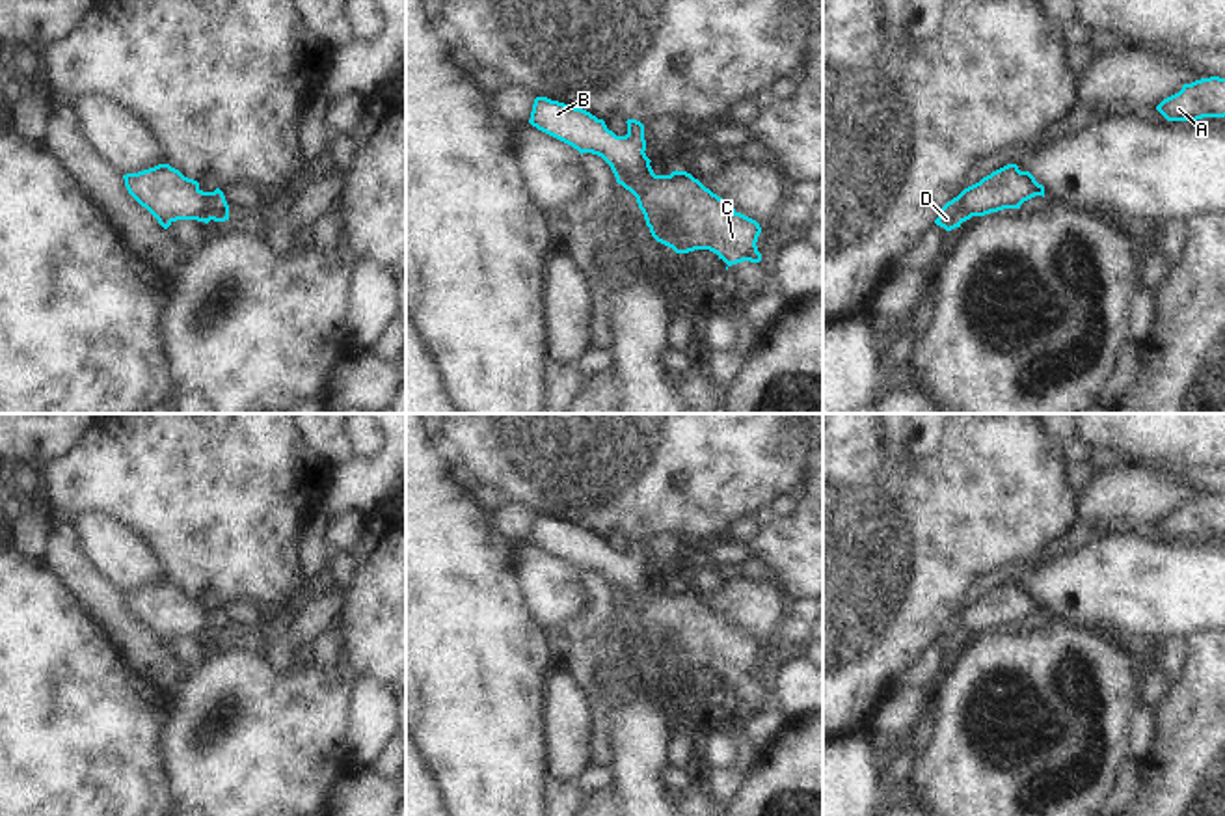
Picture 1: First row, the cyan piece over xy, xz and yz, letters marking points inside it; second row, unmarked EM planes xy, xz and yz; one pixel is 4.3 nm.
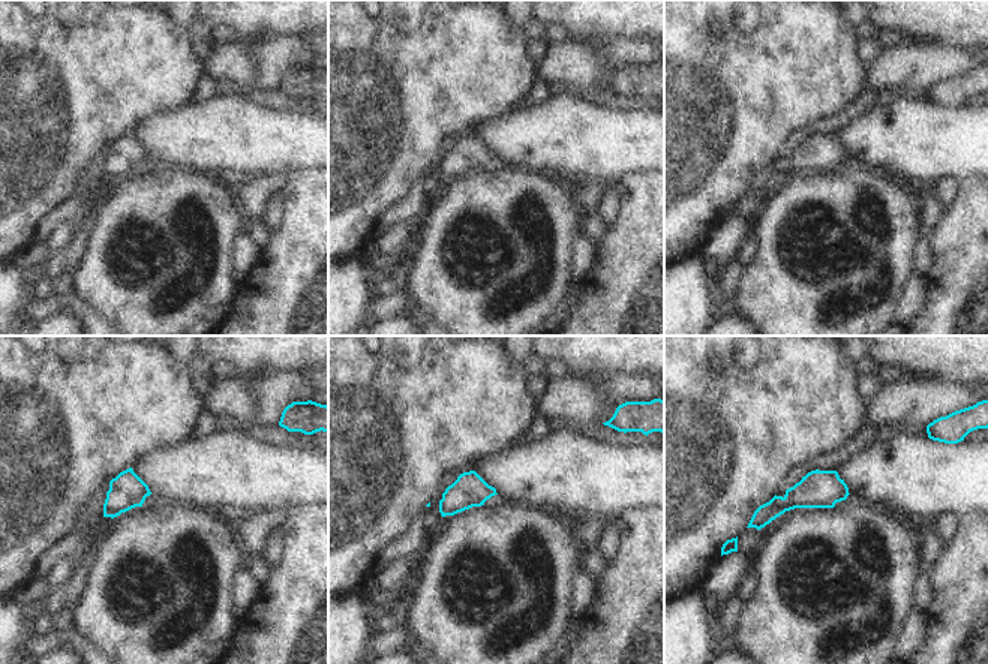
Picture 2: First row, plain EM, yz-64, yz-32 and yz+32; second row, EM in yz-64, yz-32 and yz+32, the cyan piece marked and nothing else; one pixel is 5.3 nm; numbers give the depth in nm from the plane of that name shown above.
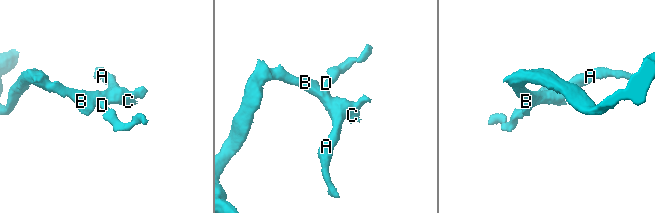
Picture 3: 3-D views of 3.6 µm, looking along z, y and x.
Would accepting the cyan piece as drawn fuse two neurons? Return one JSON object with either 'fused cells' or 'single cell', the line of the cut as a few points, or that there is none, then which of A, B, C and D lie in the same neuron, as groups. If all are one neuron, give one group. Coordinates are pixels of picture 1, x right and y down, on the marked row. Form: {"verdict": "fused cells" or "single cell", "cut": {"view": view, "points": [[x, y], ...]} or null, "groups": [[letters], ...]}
{"verdict": "single cell", "cut": null, "groups": [["A", "B", "C", "D"]]}

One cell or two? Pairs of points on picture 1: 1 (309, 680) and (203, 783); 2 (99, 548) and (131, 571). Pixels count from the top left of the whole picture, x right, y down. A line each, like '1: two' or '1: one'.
1: one
2: one

